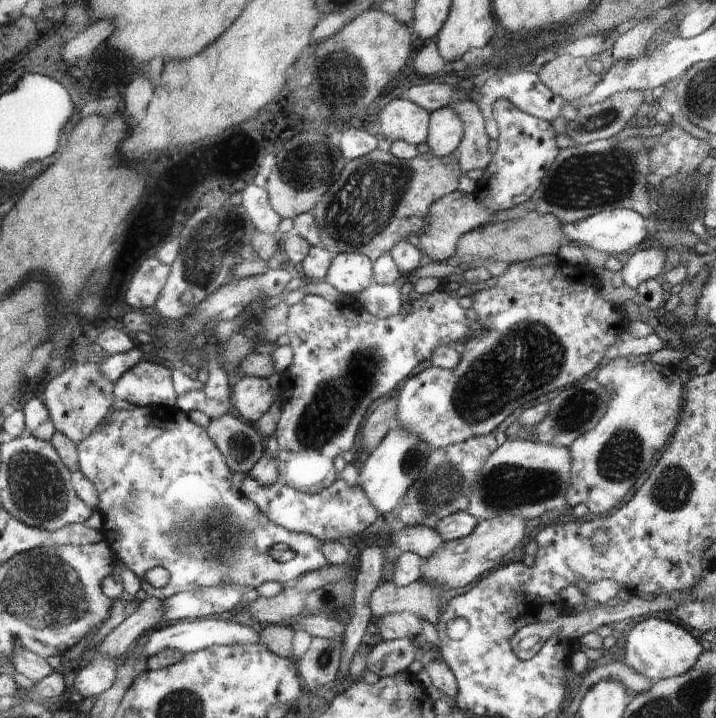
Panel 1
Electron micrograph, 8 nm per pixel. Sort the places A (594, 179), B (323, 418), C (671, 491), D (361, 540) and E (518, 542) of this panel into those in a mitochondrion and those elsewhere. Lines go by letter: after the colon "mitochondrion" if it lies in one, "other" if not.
A: mitochondrion
B: mitochondrion
C: mitochondrion
D: other
E: other

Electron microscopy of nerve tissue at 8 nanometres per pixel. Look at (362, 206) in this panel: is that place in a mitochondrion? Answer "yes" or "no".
yes

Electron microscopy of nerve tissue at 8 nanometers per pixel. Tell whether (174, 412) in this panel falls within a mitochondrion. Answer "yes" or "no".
no

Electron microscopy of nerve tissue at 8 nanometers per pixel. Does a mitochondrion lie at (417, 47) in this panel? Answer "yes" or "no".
no

